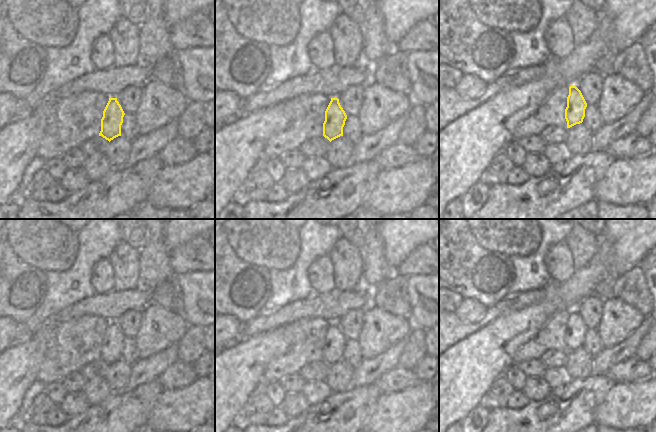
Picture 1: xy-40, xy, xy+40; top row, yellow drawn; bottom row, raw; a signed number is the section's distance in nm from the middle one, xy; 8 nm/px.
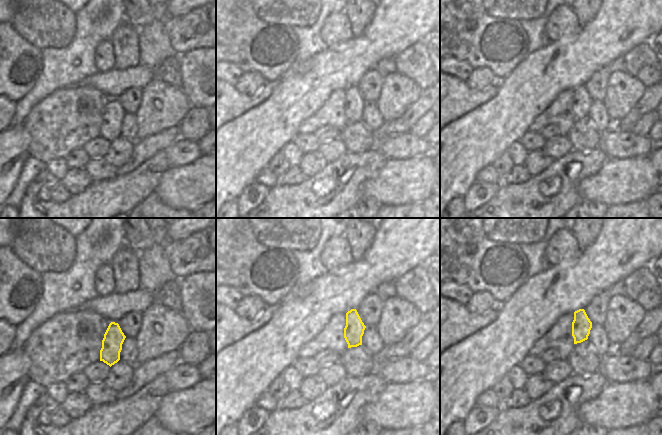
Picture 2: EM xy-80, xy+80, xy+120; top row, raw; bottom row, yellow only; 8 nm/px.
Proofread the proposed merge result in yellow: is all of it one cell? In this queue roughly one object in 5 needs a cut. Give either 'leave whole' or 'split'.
leave whole

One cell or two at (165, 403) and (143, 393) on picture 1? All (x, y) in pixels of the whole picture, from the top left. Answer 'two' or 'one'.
two

